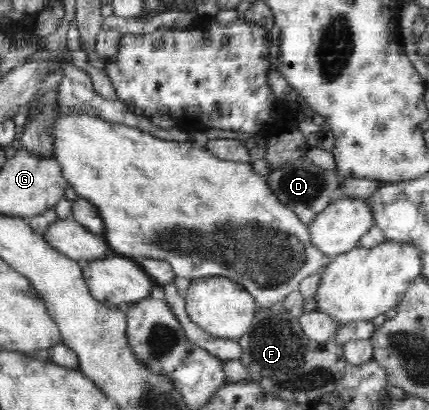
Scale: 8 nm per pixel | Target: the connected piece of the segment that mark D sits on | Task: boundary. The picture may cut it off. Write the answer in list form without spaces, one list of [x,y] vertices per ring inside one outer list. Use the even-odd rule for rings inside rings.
[[[306,157],[299,161],[286,163],[286,165],[272,170],[271,174],[266,177],[268,188],[276,194],[278,200],[292,209],[298,218],[308,225],[334,201],[346,197],[340,188],[343,179],[344,177],[339,175],[337,168],[326,169],[317,166]]]

